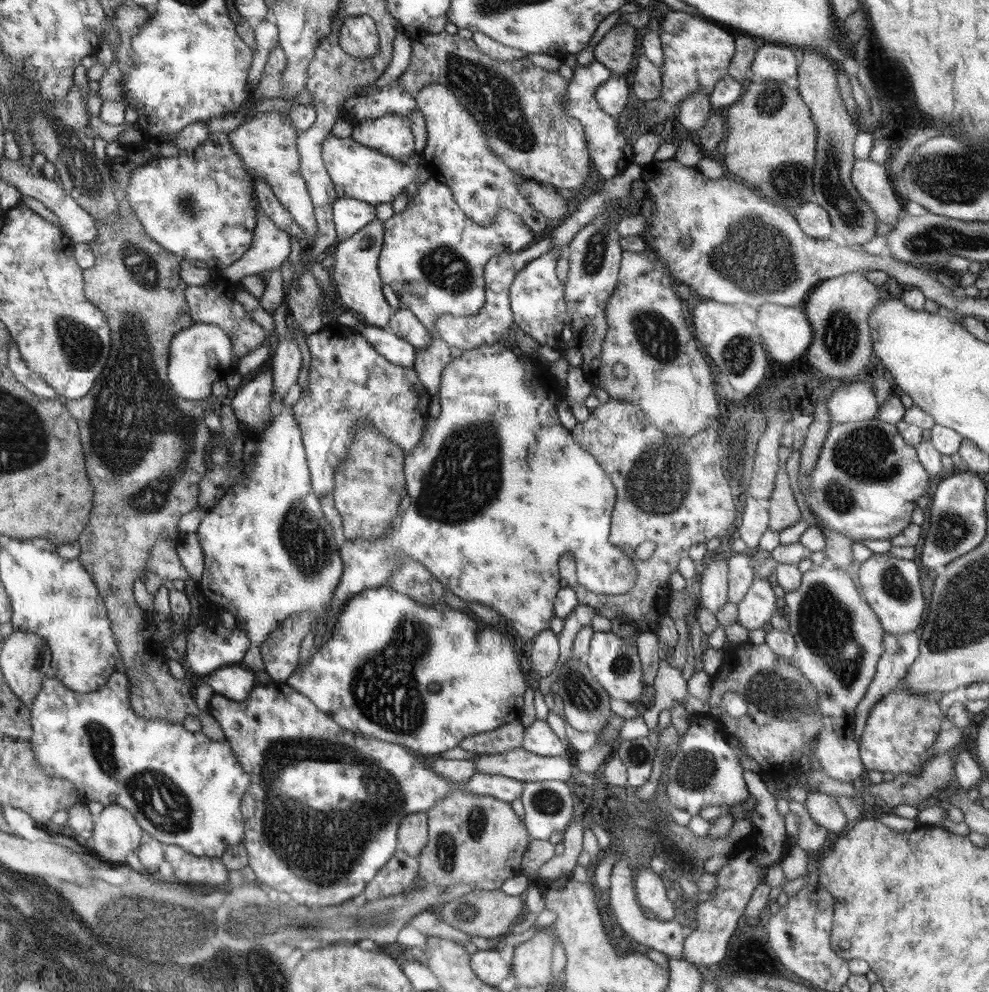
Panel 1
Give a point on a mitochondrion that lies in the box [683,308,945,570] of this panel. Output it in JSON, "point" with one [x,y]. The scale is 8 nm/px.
{"point":[863,456]}

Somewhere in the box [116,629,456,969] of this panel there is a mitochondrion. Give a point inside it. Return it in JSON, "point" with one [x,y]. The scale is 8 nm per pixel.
{"point":[295,836]}

